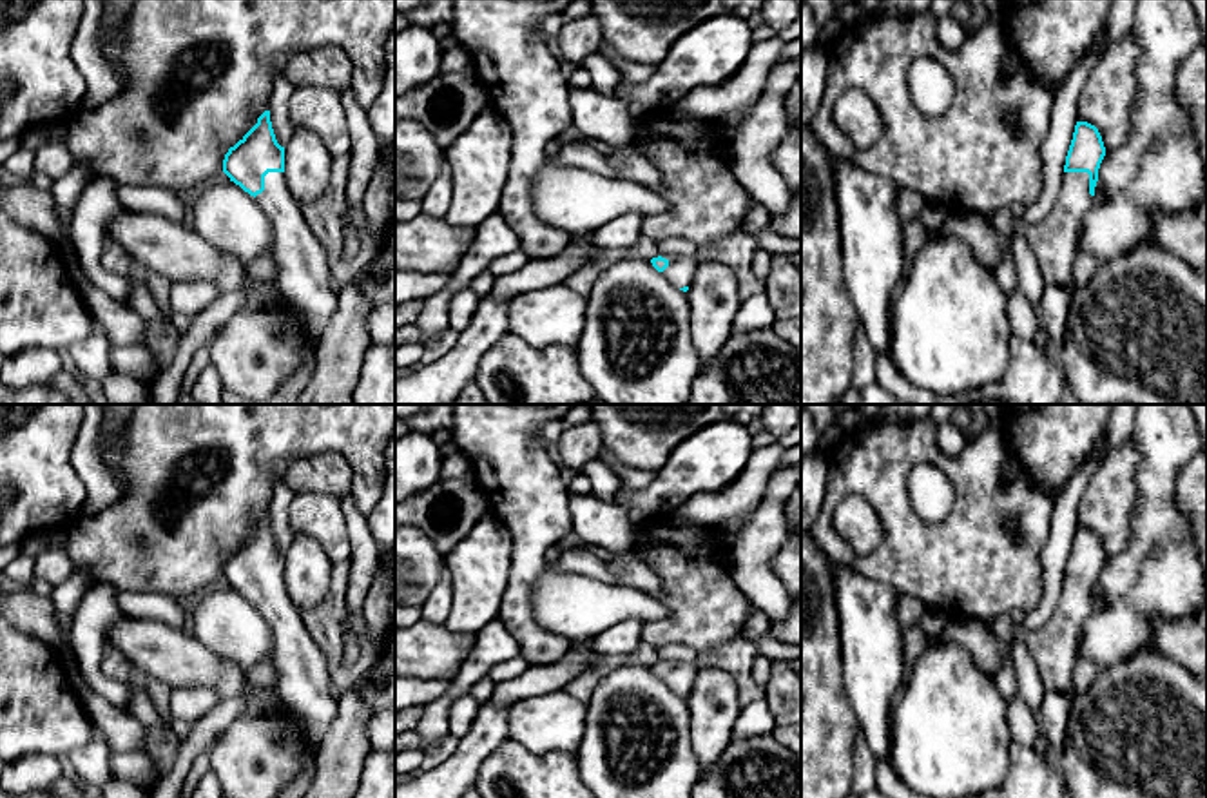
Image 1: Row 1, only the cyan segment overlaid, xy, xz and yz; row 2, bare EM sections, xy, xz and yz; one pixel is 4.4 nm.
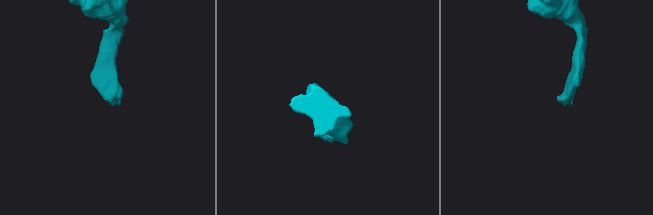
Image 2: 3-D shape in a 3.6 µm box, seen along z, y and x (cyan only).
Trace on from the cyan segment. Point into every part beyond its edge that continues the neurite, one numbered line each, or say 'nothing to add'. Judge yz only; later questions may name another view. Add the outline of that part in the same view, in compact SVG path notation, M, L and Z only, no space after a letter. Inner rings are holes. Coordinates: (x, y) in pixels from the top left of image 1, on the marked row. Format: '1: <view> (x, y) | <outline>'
1: yz (1055, 242) | M1064 172L1060 194L1038 225L1017 223L1015 234L1020 234L1031 245L1038 261L1044 285L1057 285L1073 294L1073 261L1078 256L1078 232L1082 219L1093 205L1089 194L1087 172Z

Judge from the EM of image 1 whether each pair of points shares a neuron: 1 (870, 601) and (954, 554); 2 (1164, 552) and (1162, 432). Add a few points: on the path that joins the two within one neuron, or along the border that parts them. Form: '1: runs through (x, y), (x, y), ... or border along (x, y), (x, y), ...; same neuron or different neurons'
1: border along (854, 568), (899, 592); different neurons
2: runs through (1160, 523), (1160, 461); same neuron

